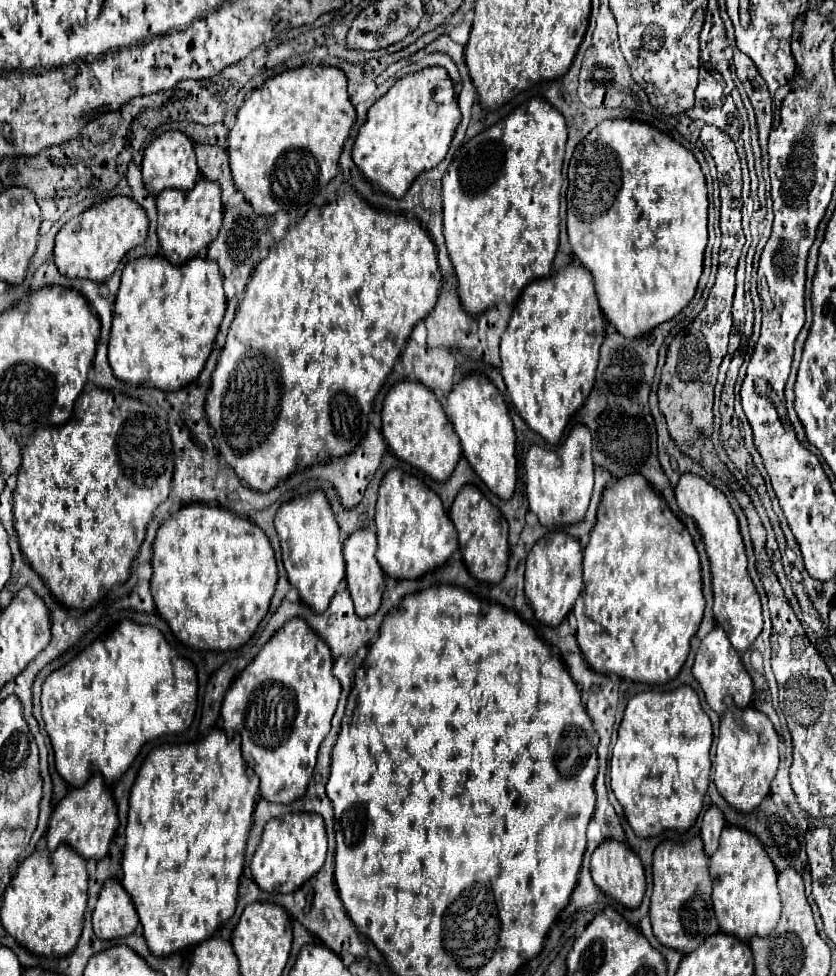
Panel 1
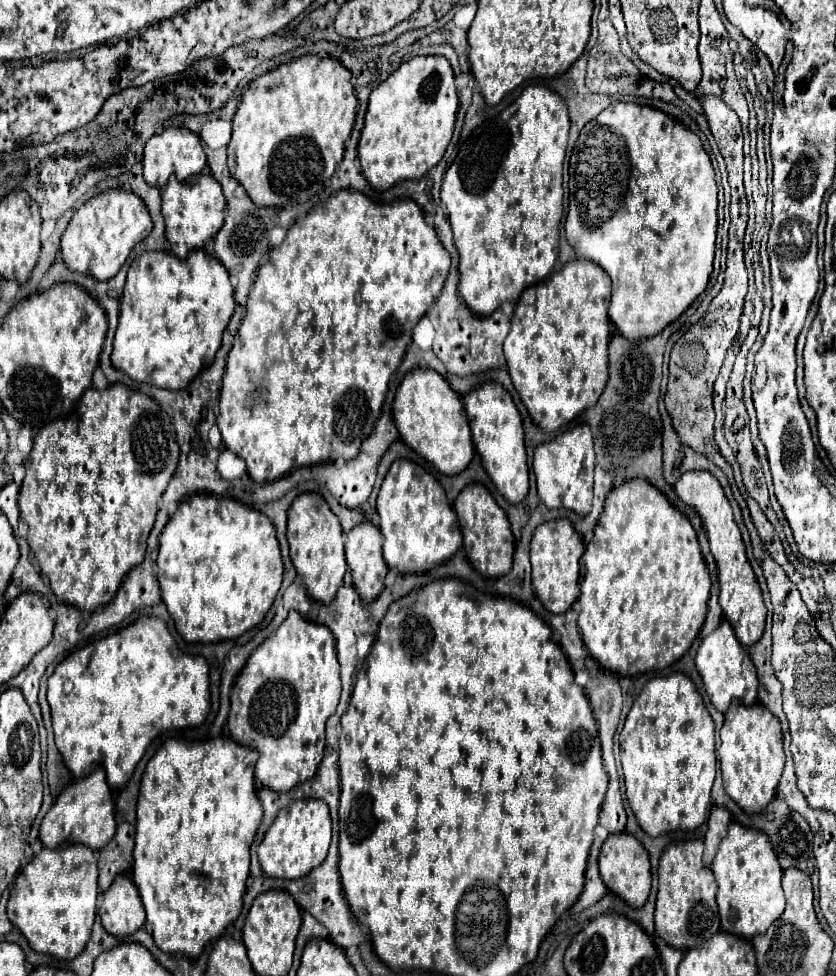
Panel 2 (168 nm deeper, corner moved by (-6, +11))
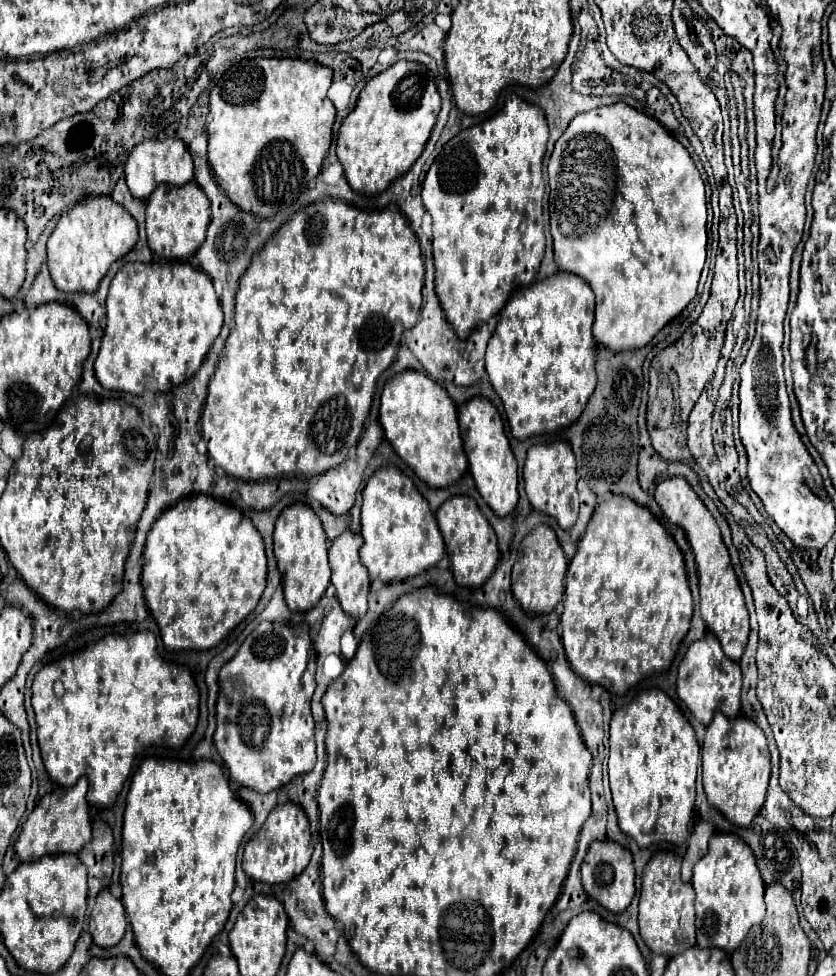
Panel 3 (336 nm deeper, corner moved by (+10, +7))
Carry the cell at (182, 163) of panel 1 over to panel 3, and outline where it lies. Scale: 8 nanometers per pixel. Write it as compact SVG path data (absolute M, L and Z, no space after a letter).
M152 138L140 142L128 156L124 168L124 180L134 198L146 200L158 184L182 186L192 180L192 156L184 142L178 138Z

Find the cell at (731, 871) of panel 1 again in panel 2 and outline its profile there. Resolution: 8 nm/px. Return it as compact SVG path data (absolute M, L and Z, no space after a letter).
M732 822L728 826L728 834L720 842L718 854L712 862L712 872L718 884L716 902L724 932L744 940L752 940L756 934L764 934L768 926L784 912L786 900L780 888L782 868L764 832L756 832Z

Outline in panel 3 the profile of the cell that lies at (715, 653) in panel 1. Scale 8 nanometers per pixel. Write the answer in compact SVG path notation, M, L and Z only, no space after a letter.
M706 632L704 638L690 644L686 656L678 664L678 696L690 708L690 712L702 722L710 724L714 712L722 712L728 718L740 716L740 688L742 688L742 672L740 666L730 660L720 646L716 634Z

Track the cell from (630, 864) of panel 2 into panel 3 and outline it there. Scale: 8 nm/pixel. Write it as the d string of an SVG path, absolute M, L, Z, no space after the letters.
M602 840L592 842L582 864L582 886L590 898L600 902L610 912L624 912L634 898L634 864L630 850L622 848L618 842Z

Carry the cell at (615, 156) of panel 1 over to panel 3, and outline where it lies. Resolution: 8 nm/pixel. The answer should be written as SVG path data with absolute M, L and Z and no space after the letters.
M624 102L602 106L590 112L578 114L560 140L554 146L554 154L548 164L550 174L550 234L554 238L554 260L560 270L572 272L584 278L596 296L596 320L594 320L594 338L612 352L624 352L632 348L646 346L658 330L662 330L672 318L676 318L696 296L700 272L706 260L706 198L704 182L700 172L690 158L688 150L652 116L630 108Z

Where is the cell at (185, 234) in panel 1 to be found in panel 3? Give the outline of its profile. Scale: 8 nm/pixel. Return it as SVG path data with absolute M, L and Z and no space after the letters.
M188 182L184 186L160 184L146 200L148 246L160 258L188 260L206 240L208 222L210 222L210 202L196 182Z

